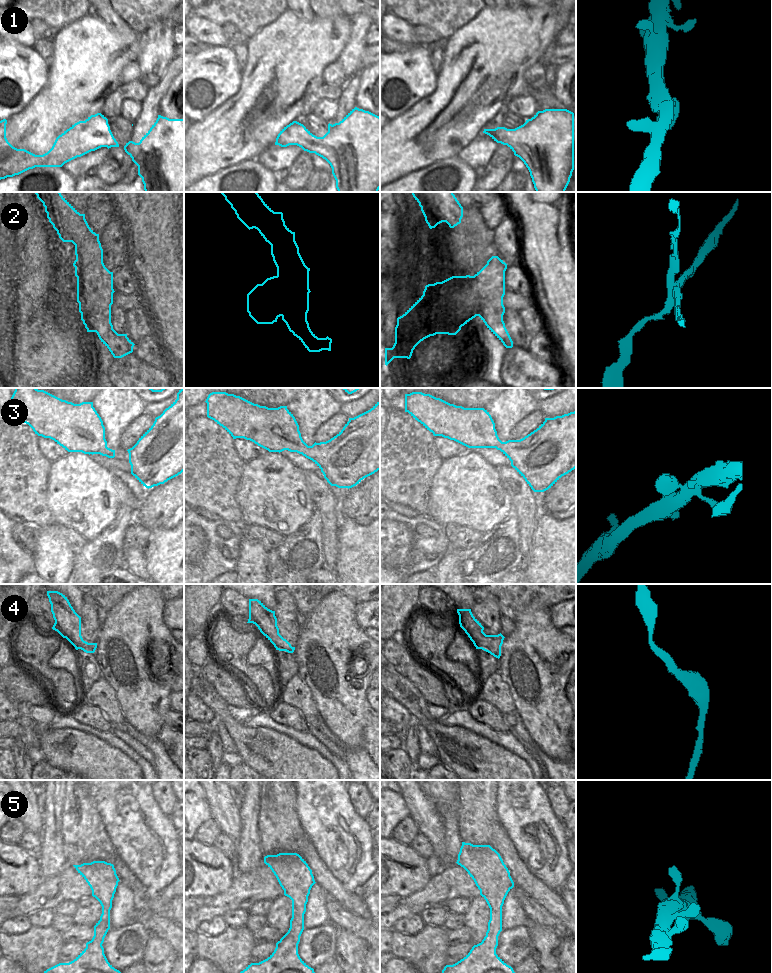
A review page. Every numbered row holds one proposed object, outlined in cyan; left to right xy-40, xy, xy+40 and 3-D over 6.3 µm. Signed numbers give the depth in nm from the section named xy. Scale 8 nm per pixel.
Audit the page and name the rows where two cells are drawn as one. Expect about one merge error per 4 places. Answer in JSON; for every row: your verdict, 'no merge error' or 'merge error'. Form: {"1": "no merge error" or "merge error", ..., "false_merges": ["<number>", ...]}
{"1": "no merge error", "2": "merge error", "3": "no merge error", "4": "no merge error", "5": "no merge error", "false_merges": ["2"]}

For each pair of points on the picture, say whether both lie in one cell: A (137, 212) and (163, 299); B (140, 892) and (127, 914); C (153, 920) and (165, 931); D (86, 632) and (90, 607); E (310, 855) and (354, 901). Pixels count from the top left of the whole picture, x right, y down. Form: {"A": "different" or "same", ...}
{"A": "same", "B": "different", "C": "same", "D": "same", "E": "same"}

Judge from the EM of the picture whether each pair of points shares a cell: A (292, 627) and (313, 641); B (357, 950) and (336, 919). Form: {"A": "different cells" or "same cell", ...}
{"A": "different cells", "B": "different cells"}

